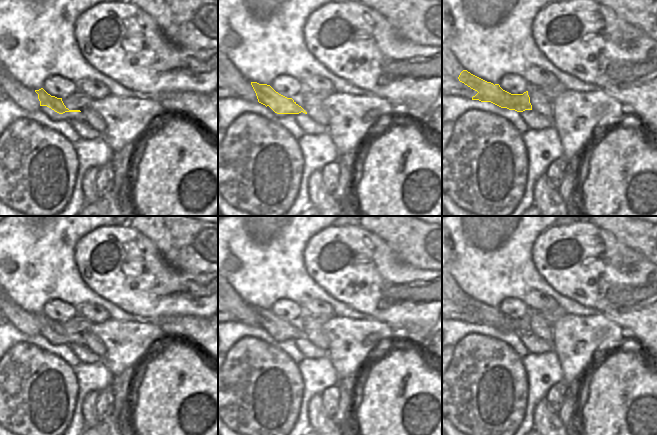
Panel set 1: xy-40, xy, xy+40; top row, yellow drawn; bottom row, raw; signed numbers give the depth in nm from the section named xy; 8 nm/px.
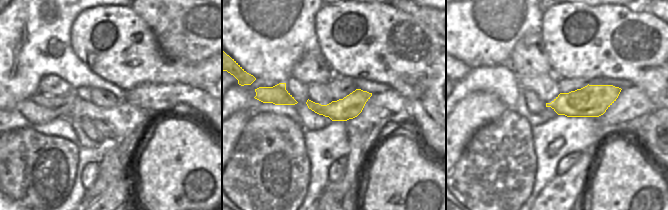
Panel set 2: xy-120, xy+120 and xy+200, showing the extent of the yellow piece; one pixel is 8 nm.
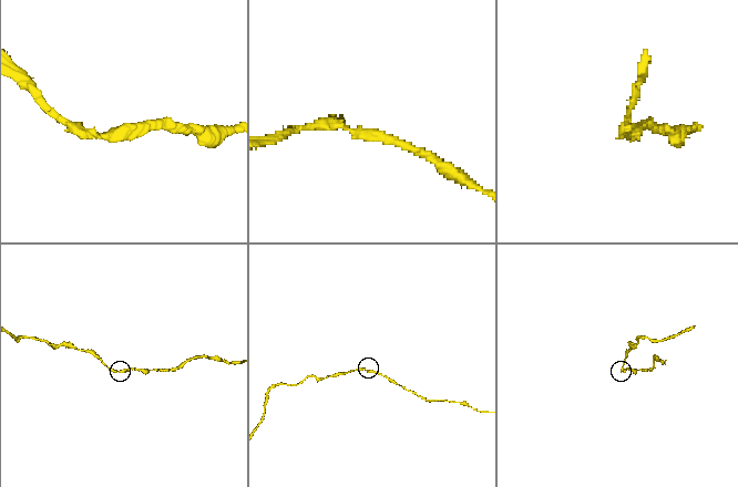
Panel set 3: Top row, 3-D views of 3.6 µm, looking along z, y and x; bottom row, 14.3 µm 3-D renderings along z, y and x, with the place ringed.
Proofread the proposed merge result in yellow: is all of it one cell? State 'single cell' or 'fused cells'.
fused cells

